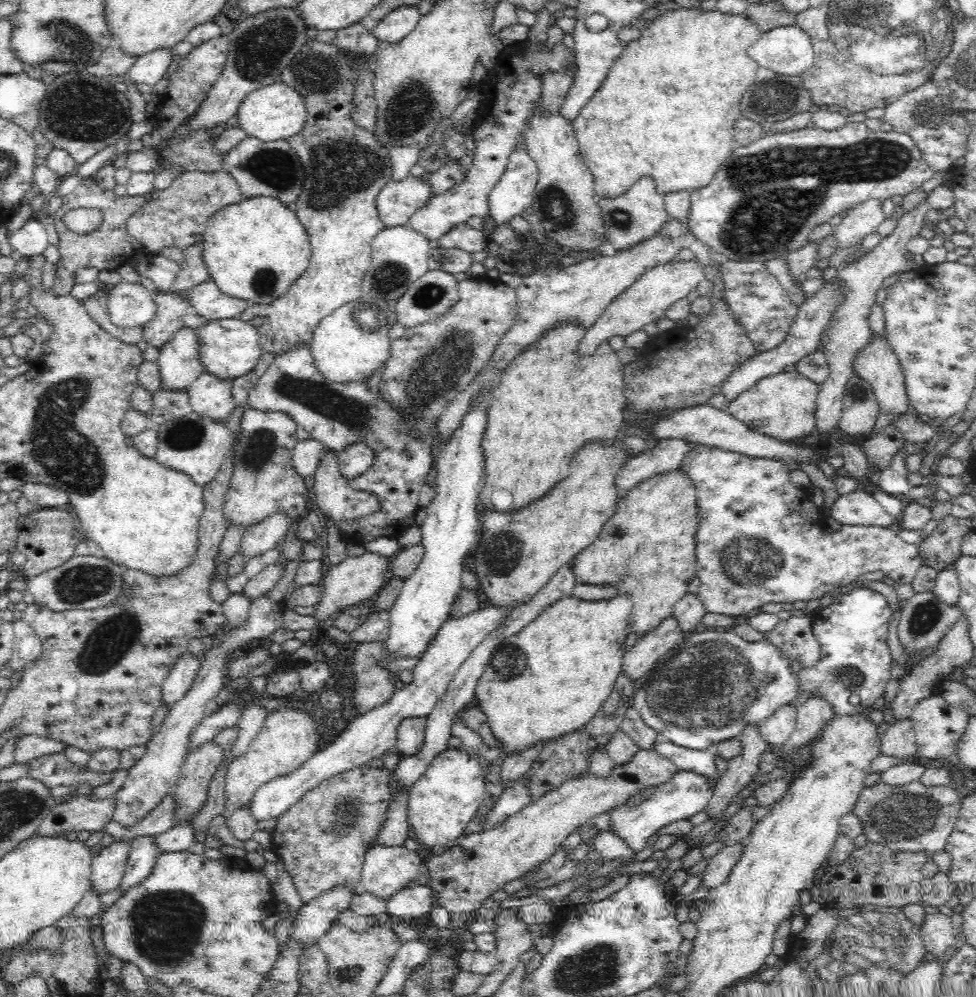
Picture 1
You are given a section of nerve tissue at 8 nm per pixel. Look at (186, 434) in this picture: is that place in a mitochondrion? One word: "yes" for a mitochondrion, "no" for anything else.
yes

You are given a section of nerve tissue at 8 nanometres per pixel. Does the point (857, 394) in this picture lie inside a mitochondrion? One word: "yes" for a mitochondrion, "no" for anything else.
yes

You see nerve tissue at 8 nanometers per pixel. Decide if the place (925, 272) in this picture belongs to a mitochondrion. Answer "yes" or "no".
no

